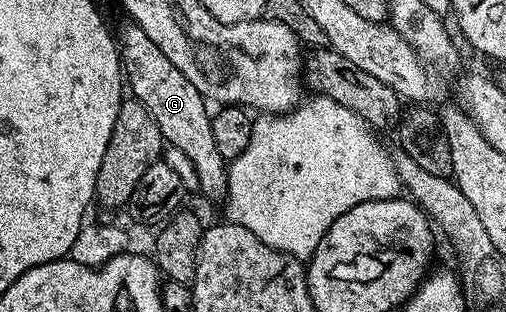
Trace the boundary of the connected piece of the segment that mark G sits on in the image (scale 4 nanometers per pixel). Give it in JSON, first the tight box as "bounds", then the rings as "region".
{"bounds":[116,21,228,199],"region":[[[127,21],[125,25],[122,35],[119,33],[116,41],[124,67],[124,82],[129,93],[131,90],[134,93],[131,95],[144,104],[144,108],[148,108],[152,120],[156,120],[156,128],[160,128],[163,143],[166,146],[180,148],[180,152],[184,152],[184,156],[192,160],[192,168],[196,168],[198,190],[206,193],[210,198],[221,199],[226,193],[228,160],[220,156],[216,148],[216,140],[212,136],[212,124],[210,123],[212,110],[208,105],[208,100],[203,94],[196,92],[196,84],[192,84],[192,80],[188,80],[188,76],[184,76],[184,72],[180,72],[180,68],[176,68],[176,64],[172,64],[172,60],[168,60],[168,56],[164,56],[164,52],[160,52],[160,48],[156,48],[152,40],[148,40],[148,36],[144,36],[144,28],[140,28],[131,21]]]}

